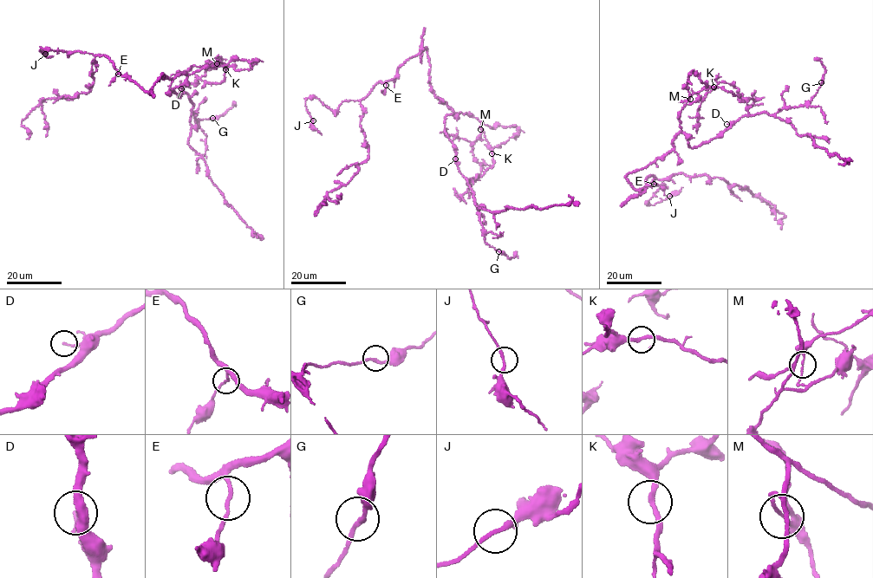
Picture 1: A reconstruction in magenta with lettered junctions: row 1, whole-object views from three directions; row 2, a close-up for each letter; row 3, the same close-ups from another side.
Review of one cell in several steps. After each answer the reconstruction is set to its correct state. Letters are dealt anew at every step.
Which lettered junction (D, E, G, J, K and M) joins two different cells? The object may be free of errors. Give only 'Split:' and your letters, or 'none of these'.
Split: M

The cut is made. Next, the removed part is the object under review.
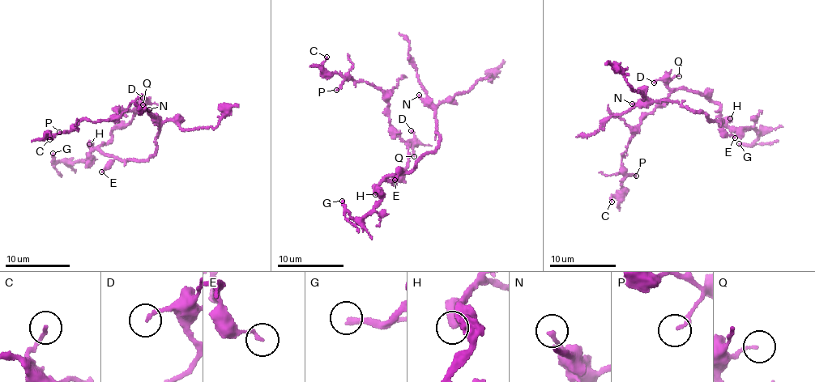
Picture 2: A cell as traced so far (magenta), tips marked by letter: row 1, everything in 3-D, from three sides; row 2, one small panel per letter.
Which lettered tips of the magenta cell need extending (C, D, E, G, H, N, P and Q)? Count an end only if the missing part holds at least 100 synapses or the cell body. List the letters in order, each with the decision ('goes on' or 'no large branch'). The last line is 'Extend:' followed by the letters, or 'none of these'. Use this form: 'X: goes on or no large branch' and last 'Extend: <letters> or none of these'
C: no large branch
D: no large branch
E: no large branch
G: goes on
H: no large branch
N: no large branch
P: no large branch
Q: no large branch
Extend: G

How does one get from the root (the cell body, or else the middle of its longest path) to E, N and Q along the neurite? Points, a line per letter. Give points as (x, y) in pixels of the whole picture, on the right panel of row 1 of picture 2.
E: (720, 120), (718, 124), (721, 123), (726, 133), (735, 137)
N: (720, 120), (720, 125), (723, 120), (709, 120), (677, 102), (632, 103)
Q: (720, 120), (721, 108), (714, 101), (693, 91), (669, 87), (668, 82), (676, 75), (679, 76)

